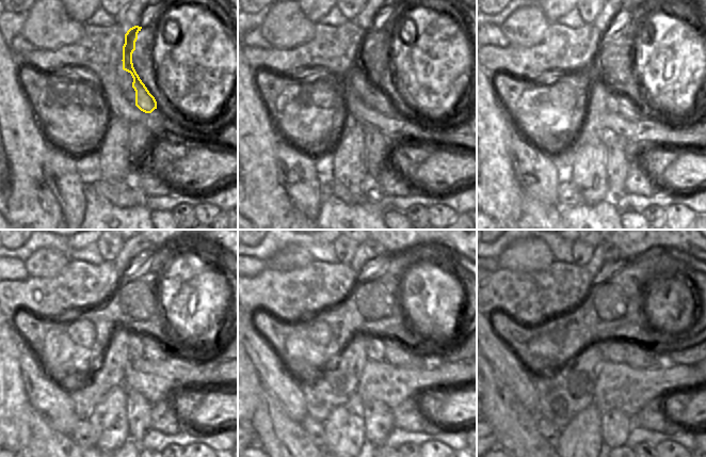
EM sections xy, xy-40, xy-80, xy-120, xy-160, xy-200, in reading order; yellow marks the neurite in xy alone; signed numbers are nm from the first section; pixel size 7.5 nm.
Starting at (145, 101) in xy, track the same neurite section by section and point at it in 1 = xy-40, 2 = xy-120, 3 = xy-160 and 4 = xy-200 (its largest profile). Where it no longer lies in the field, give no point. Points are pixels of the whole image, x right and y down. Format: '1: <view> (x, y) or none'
1: xy-40 (383, 103)
2: xy-120 (154, 350)
3: xy-160 (397, 355)
4: xy-200 (637, 356)

